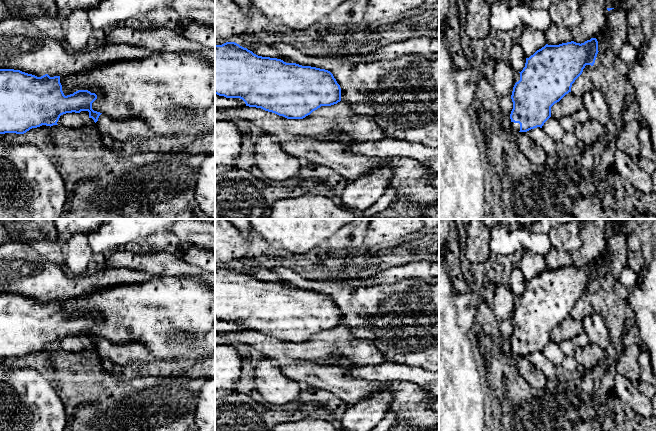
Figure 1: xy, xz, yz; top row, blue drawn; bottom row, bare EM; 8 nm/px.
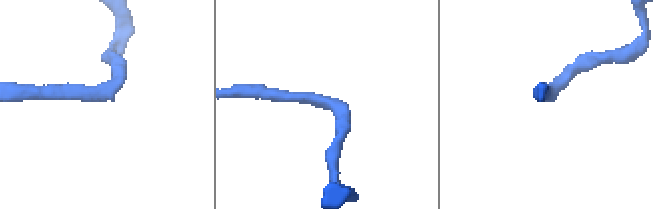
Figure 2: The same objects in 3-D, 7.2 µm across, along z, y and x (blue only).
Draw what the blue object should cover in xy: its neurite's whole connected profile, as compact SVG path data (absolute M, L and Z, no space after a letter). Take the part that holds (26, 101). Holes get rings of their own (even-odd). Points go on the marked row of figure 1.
M0 69L0 134L24 134L32 128L42 125L58 125L61 115L88 111L89 118L95 122L100 135L109 136L113 143L130 142L135 138L156 137L148 125L139 118L115 120L106 114L94 111L92 103L97 99L95 93L88 90L78 90L65 96L60 83L60 76L50 77L45 74L37 77L14 69Z

